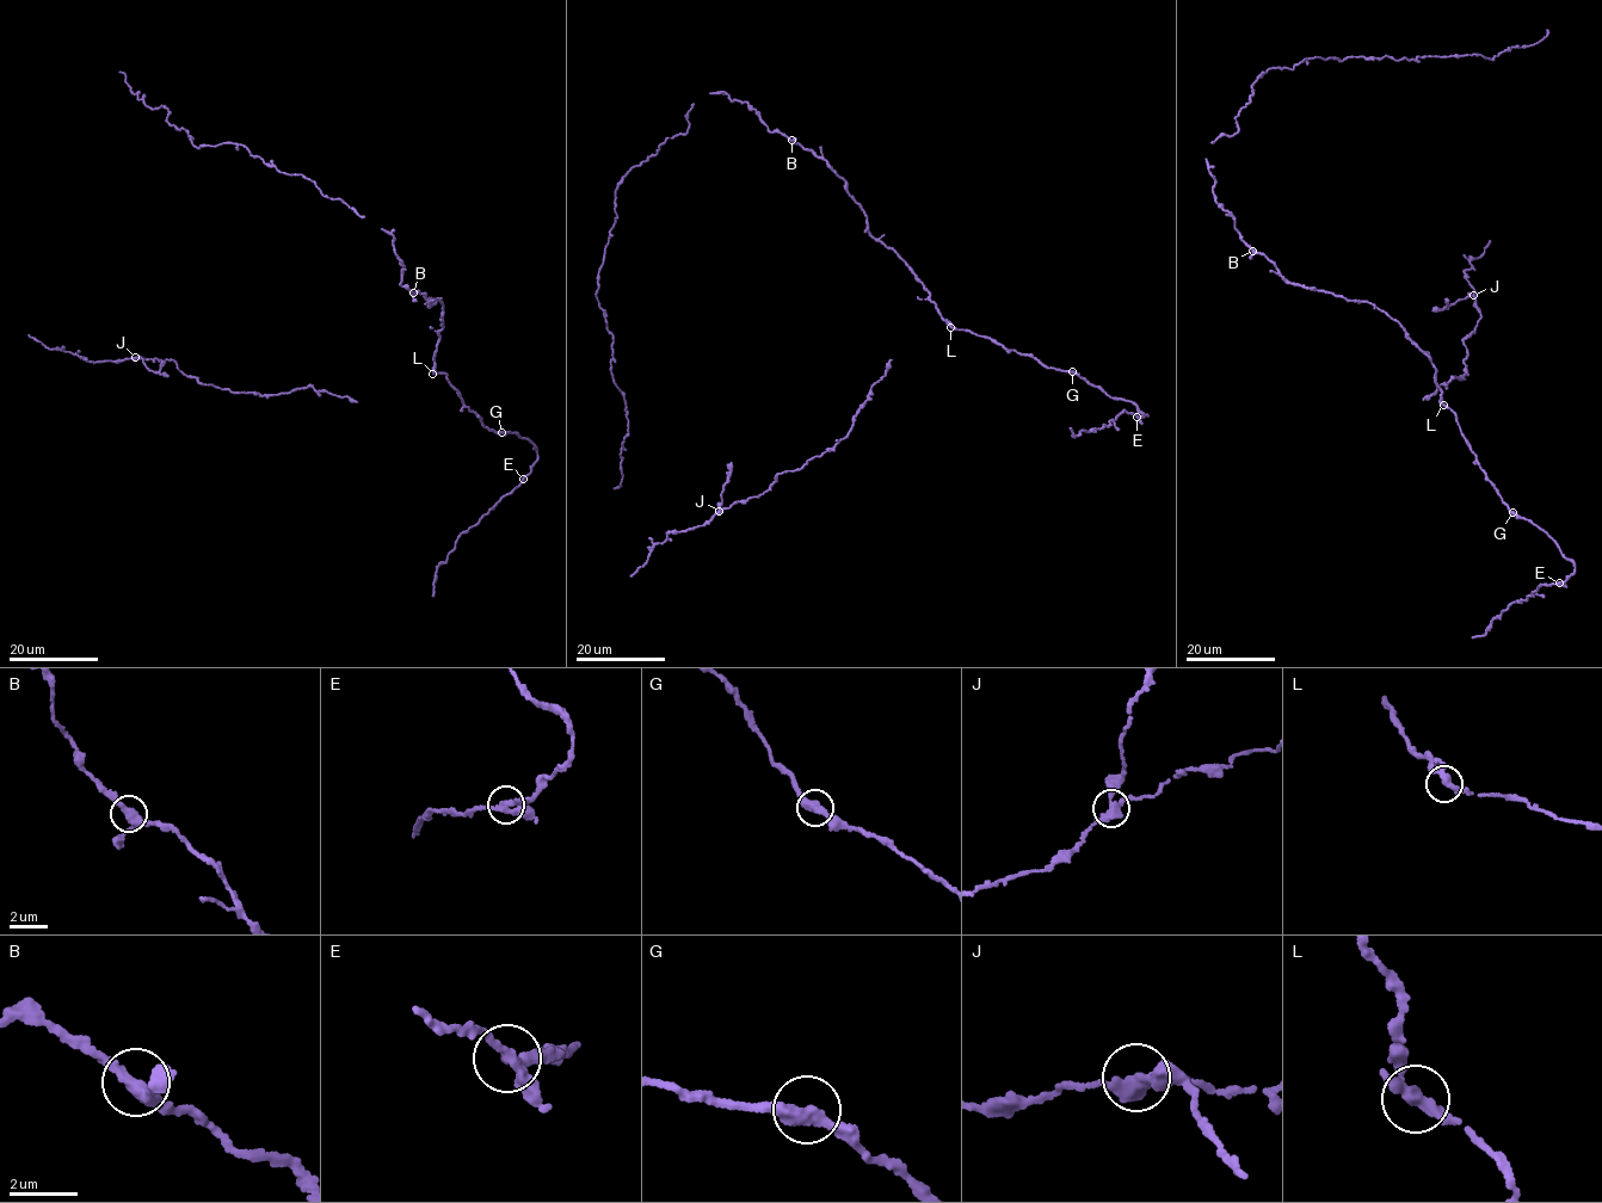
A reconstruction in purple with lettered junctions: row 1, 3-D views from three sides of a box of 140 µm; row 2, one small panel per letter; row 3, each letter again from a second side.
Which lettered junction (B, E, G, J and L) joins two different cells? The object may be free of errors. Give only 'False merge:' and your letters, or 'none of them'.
False merge: J

